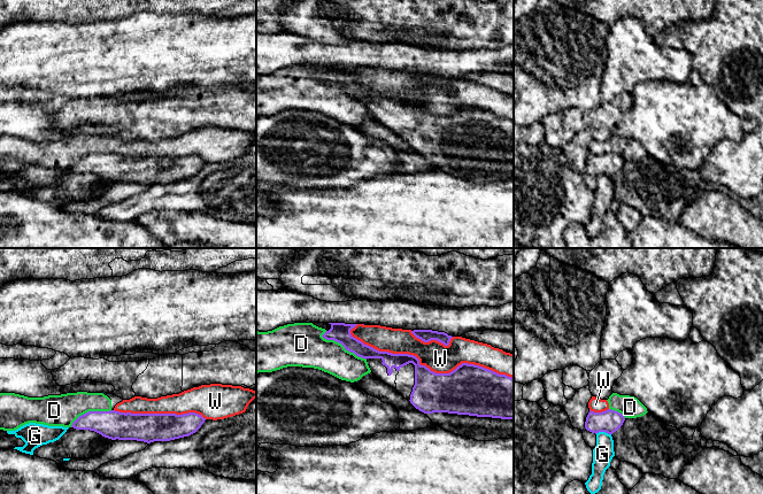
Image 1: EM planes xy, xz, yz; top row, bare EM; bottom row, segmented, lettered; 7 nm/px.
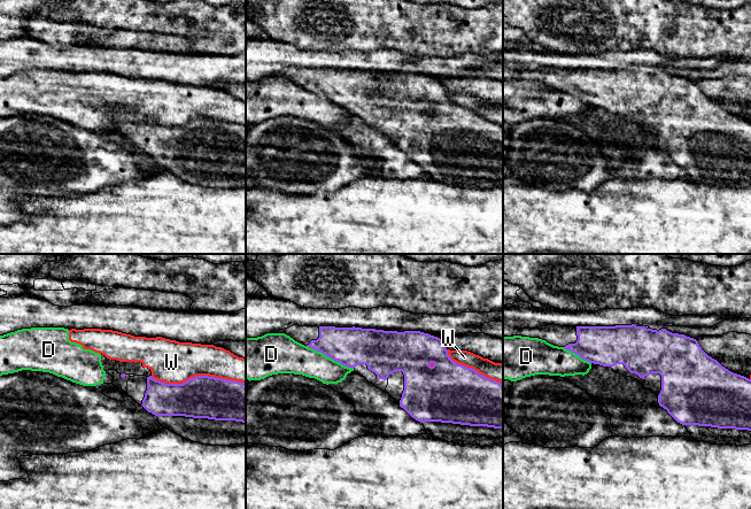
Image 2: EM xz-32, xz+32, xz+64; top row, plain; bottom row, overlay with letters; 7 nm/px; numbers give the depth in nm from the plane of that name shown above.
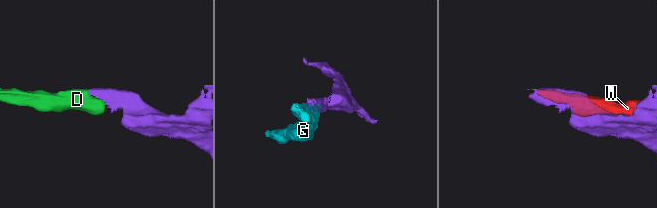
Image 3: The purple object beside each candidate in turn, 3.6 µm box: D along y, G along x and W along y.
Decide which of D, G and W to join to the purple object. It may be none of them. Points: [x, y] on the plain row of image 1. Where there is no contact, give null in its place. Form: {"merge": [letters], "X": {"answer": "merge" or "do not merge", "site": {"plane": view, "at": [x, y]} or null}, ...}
{"merge": [], "D": {"answer": "do not merge", "site": {"plane": "xz", "at": [344, 89]}}, "G": {"answer": "do not merge", "site": {"plane": "yz", "at": [603, 174]}}, "W": {"answer": "do not merge", "site": {"plane": "xz", "at": [428, 110]}}}

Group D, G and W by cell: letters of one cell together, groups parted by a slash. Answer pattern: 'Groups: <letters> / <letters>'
Groups: D W / G

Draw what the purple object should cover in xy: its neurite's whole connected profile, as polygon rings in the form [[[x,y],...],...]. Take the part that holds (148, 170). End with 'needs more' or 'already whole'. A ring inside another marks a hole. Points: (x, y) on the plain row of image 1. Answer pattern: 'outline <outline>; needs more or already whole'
outline [[[88,154],[71,168],[76,172],[90,172],[111,183],[137,183],[147,186],[170,184],[195,176],[206,161],[195,155],[176,156],[131,156]]]; already whole

